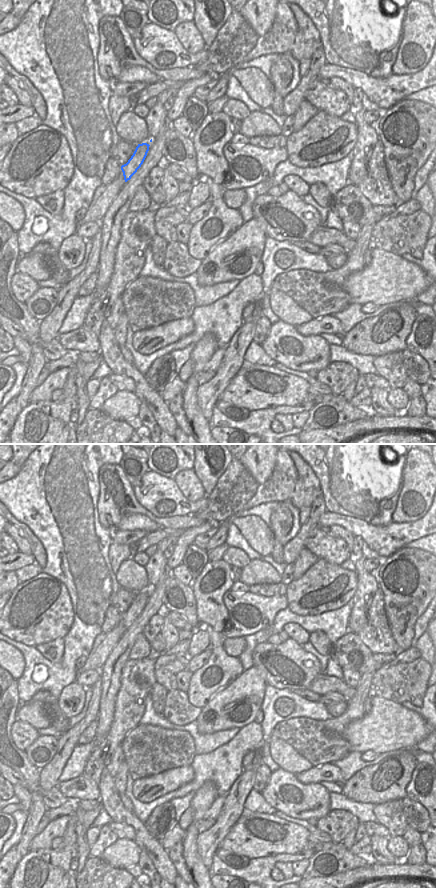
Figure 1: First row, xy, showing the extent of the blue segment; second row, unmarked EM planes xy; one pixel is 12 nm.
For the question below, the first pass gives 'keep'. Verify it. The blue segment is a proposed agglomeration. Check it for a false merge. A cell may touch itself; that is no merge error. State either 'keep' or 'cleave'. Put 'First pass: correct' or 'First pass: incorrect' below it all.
keep
First pass: correct

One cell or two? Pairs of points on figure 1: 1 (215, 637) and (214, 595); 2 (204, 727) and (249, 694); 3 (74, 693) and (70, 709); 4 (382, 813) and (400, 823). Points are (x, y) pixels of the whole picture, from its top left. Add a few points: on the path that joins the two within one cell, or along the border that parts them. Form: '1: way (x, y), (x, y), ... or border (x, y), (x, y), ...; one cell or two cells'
1: border (199, 623), (210, 625), (220, 633); two cells
2: way (215, 721), (232, 701), (237, 698); one cell
3: way (74, 698), (77, 702), (75, 707); one cell
4: way (386, 813), (391, 814), (396, 819); one cell

